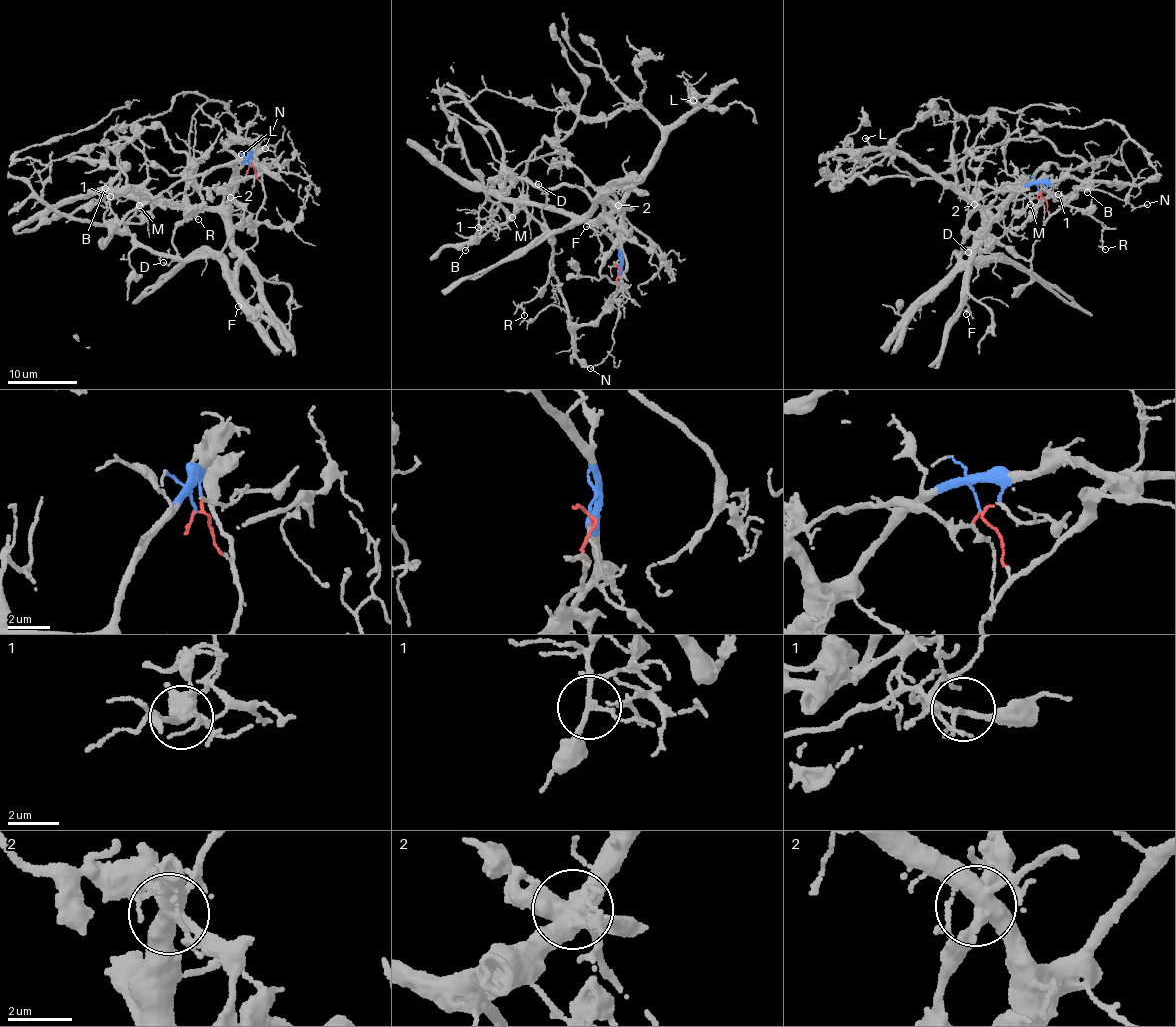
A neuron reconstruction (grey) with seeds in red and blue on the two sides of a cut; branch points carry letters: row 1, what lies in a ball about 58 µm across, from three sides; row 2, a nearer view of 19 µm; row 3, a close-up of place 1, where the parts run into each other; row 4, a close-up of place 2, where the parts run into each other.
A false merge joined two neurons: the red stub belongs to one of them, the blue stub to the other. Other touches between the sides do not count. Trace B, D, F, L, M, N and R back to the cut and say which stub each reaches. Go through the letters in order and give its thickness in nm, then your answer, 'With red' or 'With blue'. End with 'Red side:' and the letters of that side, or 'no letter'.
B: Thickness 120 nm. With red
D: Thickness 140 nm. With red
F: Thickness 130 nm. With blue
L: Thickness 160 nm. With blue
M: Thickness 170 nm. With blue
N: Thickness 110 nm. With red
R: Thickness 140 nm. With red
Red side: B, D, N, R

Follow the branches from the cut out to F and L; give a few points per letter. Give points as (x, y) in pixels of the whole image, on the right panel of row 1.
F: (1039, 194), (1036, 185), (1025, 183), (990, 222), (977, 250), (965, 295), (964, 303), (970, 308), (966, 314)
L: (1039, 194), (1036, 185), (1025, 183), (996, 214), (987, 216), (932, 175), (895, 152), (881, 151), (865, 137)

